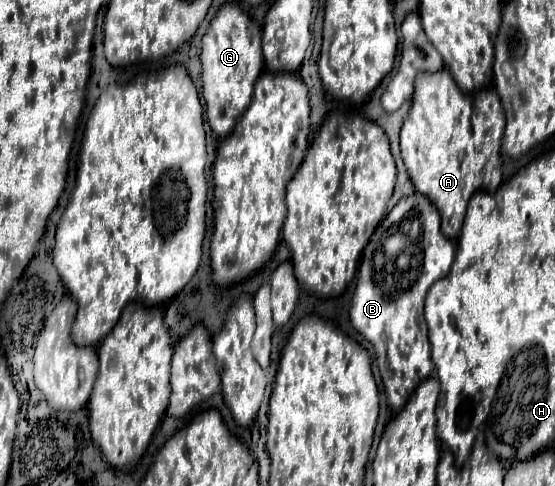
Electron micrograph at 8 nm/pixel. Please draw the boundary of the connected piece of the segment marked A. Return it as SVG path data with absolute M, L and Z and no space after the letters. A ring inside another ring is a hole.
M442 69L440 73L424 73L424 77L416 81L412 109L400 133L402 159L406 165L406 173L412 179L416 191L428 197L430 203L438 209L442 221L442 233L448 239L456 239L460 235L464 215L466 215L466 205L472 193L476 189L490 189L490 193L496 193L496 189L502 183L500 143L502 143L504 125L506 125L506 117L496 89L482 89L472 95L466 95L458 89L448 69Z

